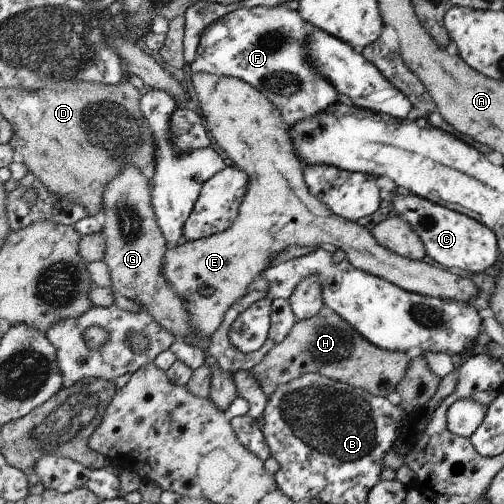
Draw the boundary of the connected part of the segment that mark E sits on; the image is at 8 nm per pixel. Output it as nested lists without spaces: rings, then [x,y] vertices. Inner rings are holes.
[[[207,72],[188,74],[188,80],[195,102],[199,103],[206,119],[207,130],[216,140],[216,144],[224,149],[226,155],[234,164],[248,174],[248,190],[242,198],[238,220],[226,229],[226,232],[216,232],[214,236],[205,239],[182,242],[173,249],[167,249],[162,260],[162,274],[165,274],[170,288],[182,298],[188,312],[188,328],[194,328],[198,336],[207,340],[223,322],[225,312],[238,298],[246,296],[249,284],[260,276],[262,270],[272,266],[270,262],[290,246],[322,246],[326,242],[334,244],[337,249],[346,253],[348,262],[364,272],[384,278],[388,282],[404,290],[442,300],[457,302],[474,302],[480,294],[480,289],[468,276],[453,274],[446,268],[438,268],[422,260],[412,260],[396,254],[378,244],[366,227],[335,215],[317,196],[314,196],[306,186],[300,160],[294,152],[294,144],[288,136],[288,126],[281,112],[264,96],[261,91],[250,86],[248,82],[234,77],[218,76]]]

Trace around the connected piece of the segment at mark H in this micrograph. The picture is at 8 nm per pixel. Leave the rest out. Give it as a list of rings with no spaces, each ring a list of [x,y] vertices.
[[[323,306],[318,314],[306,320],[296,321],[288,336],[280,344],[275,344],[249,373],[254,376],[254,380],[258,380],[266,398],[270,398],[278,386],[292,382],[294,378],[306,373],[321,374],[365,390],[374,396],[393,398],[398,382],[408,370],[412,355],[407,352],[384,350],[370,344],[339,314]]]

